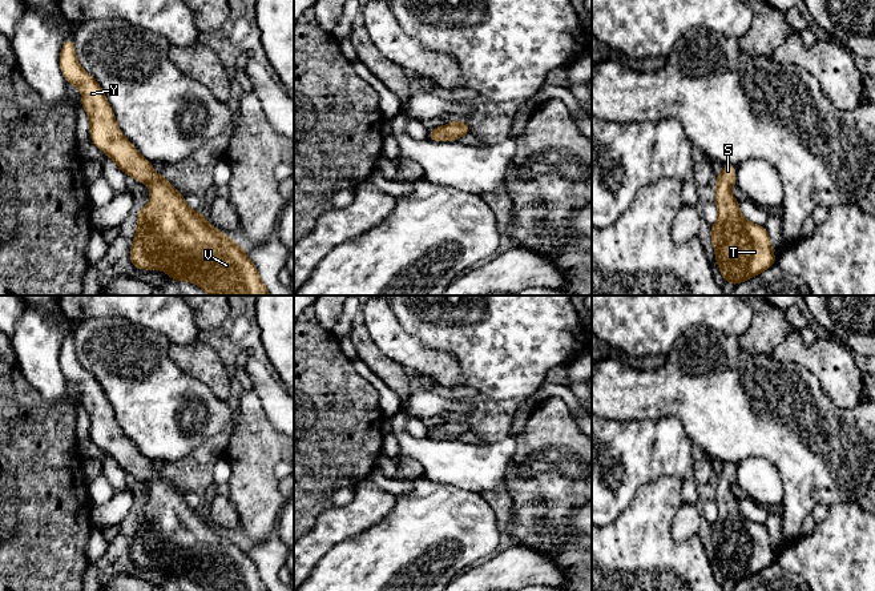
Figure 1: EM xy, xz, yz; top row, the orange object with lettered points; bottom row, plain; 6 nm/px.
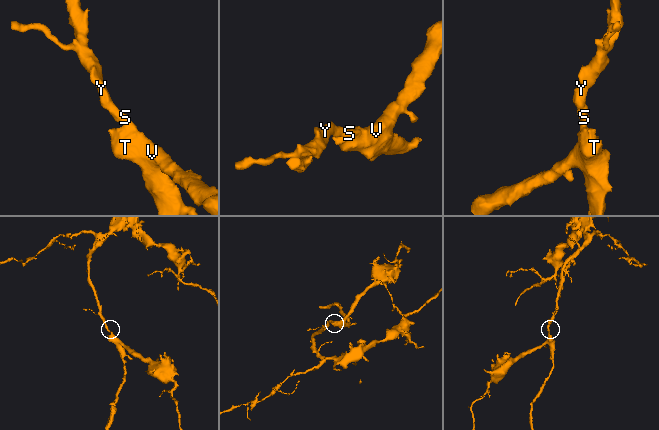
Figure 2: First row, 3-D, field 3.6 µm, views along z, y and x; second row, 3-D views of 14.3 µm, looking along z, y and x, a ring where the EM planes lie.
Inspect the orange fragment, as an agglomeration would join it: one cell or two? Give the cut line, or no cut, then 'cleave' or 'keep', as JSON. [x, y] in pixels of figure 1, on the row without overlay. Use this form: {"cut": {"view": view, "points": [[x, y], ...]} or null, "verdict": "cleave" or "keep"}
{"cut": null, "verdict": "keep"}

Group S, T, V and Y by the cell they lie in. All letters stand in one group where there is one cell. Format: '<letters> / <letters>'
S T V Y

